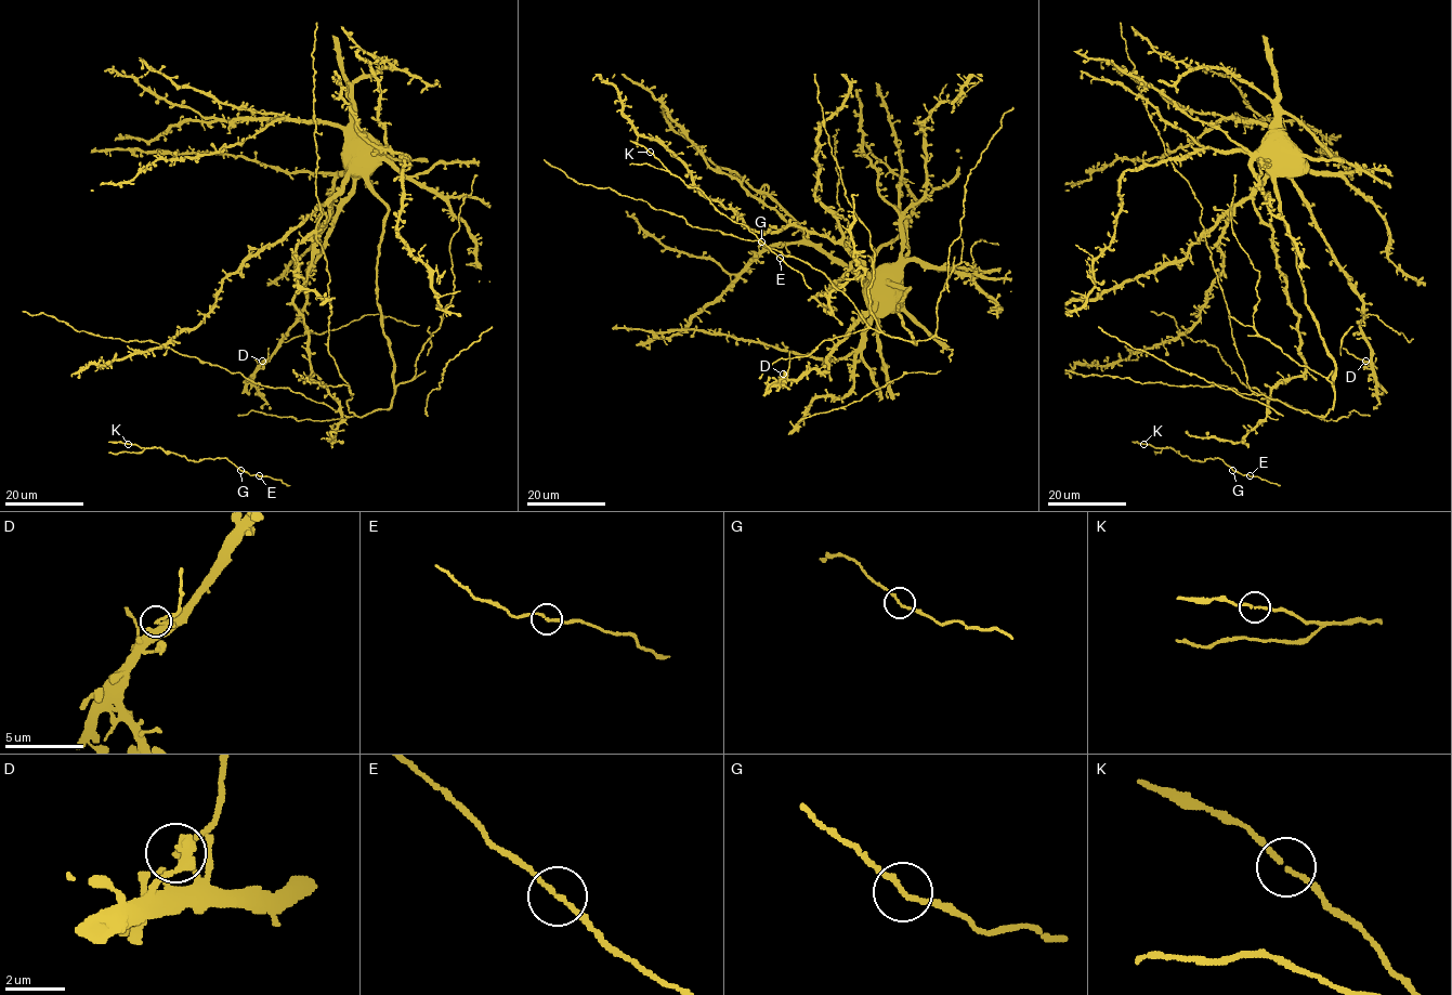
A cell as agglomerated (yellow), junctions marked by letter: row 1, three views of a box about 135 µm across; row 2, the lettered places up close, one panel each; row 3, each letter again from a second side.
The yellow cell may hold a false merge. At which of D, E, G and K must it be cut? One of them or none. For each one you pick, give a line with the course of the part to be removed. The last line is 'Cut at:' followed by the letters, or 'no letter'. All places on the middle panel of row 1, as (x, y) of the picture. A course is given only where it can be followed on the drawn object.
D: Course of the part to remove: (783, 374), (789, 365), (790, 351)
Cut at: D

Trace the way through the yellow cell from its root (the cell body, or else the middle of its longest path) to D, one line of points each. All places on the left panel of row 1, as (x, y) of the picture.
D: (368, 151), (360, 148), (354, 154), (354, 185), (340, 206), (306, 278), (304, 311), (279, 347), (262, 361)

